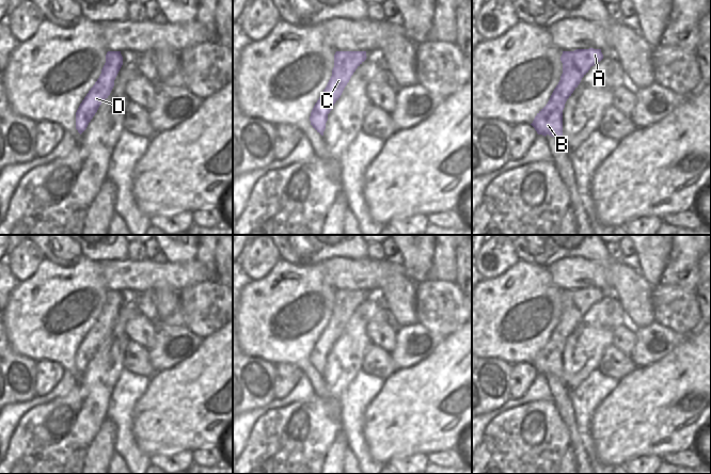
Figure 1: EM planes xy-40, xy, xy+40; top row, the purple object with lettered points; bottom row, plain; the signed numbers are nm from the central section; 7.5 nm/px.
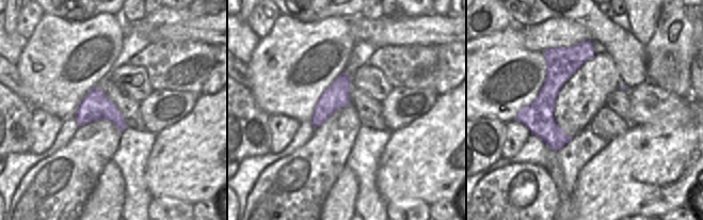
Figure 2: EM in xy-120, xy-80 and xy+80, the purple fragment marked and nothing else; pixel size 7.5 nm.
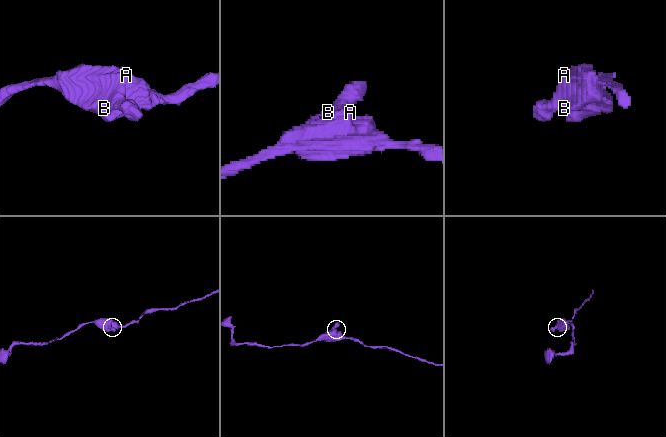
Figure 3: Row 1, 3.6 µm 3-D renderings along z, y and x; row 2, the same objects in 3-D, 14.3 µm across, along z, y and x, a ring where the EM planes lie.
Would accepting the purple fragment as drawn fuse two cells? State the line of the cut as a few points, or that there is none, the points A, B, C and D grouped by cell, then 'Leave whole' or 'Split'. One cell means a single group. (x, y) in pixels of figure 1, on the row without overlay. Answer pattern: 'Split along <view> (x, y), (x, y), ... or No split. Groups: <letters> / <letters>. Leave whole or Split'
No split. Groups: A B C D. Leave whole.

